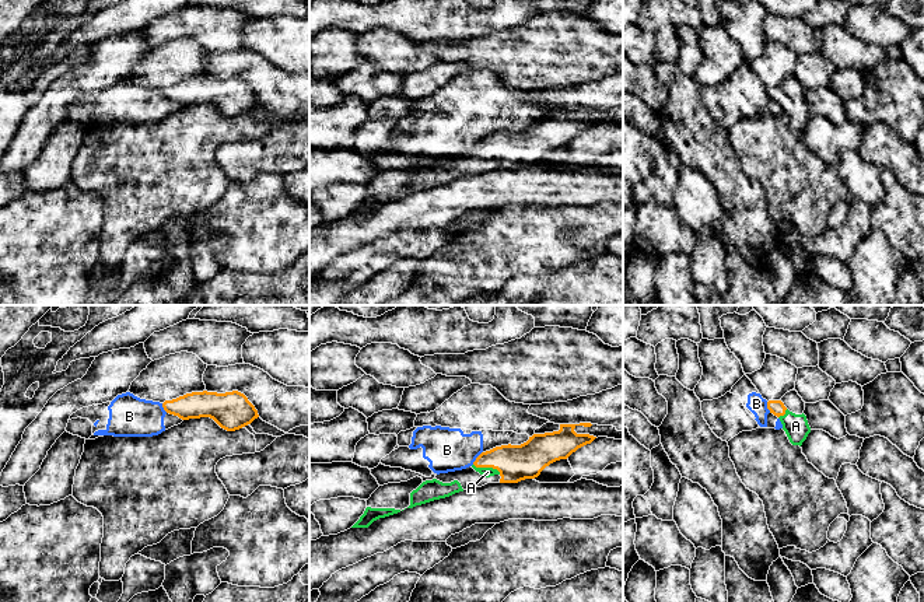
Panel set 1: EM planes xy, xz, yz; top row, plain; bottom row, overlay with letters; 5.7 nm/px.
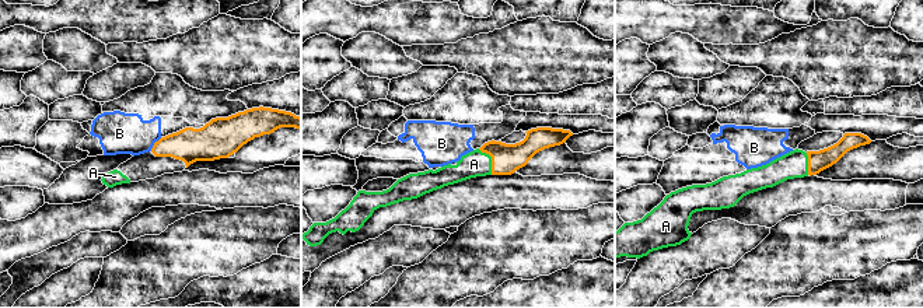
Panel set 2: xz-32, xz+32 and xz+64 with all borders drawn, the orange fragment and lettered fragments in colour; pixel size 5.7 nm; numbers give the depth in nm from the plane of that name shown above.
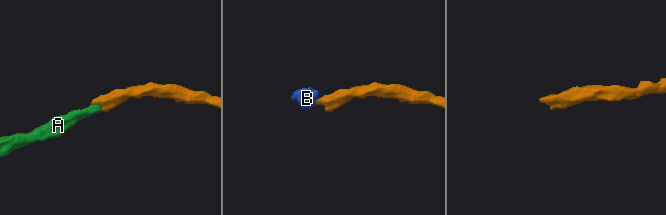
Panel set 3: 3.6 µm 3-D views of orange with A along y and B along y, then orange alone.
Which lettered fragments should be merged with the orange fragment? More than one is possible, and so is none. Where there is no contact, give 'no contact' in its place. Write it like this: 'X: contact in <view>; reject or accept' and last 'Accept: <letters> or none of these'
A: contact in xz; accept
B: contact in xz; reject
Accept: A

